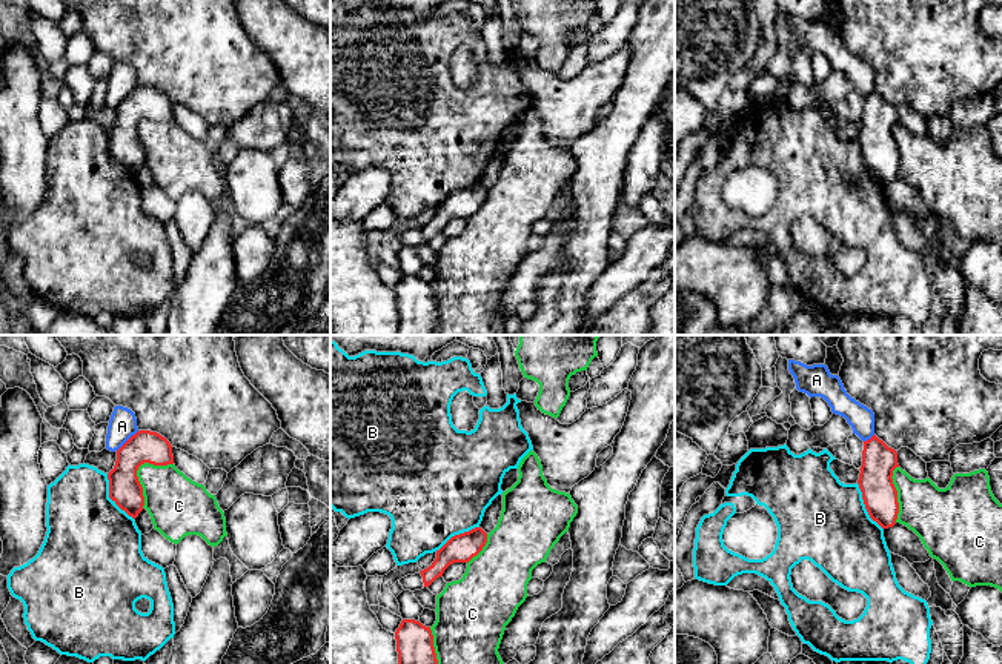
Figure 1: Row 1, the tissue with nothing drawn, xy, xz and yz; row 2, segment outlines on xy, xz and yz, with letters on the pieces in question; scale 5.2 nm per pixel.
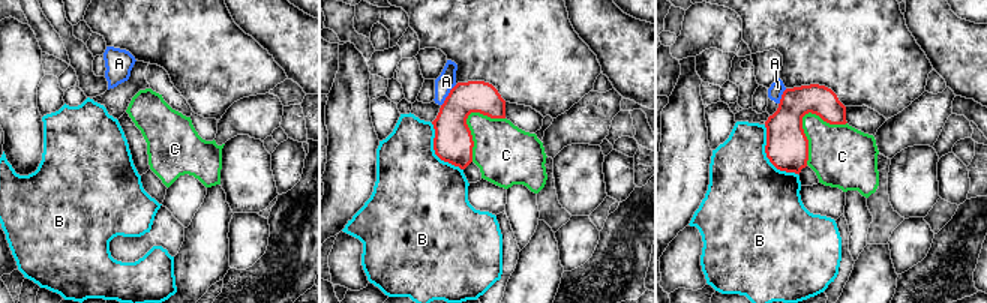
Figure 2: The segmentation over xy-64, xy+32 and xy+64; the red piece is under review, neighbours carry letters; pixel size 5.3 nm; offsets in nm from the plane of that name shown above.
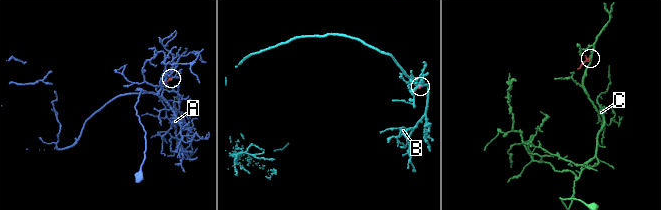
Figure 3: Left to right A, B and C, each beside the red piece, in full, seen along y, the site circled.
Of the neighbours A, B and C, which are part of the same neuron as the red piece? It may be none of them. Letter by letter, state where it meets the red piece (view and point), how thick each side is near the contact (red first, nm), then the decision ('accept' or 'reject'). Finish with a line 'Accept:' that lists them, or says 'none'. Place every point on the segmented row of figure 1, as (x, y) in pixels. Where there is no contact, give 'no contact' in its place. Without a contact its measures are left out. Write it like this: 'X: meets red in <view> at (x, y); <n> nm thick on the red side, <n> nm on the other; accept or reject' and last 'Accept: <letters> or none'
A: meets red in xy at (128, 440); 170 nm thick on the red side, 140 nm on the other; reject
B: meets red in xy at (111, 498); 170 nm thick on the red side, 460 nm on the other; reject
C: meets red in xy at (137, 469); 170 nm thick on the red side, 280 nm on the other; reject
Accept: none

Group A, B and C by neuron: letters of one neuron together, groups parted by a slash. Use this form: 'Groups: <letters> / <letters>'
Groups: A / B / C

